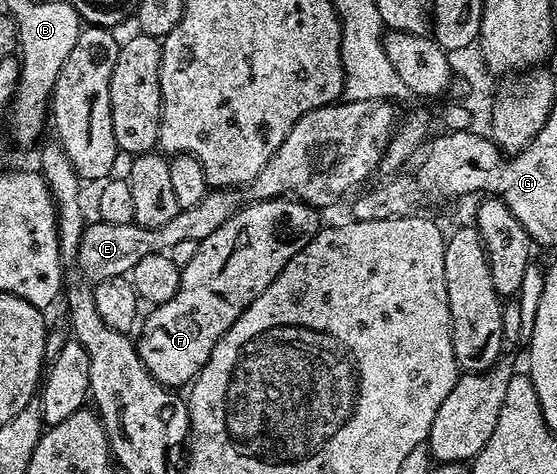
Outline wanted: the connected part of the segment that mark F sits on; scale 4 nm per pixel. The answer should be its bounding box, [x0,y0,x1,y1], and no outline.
[138,198,317,390]

